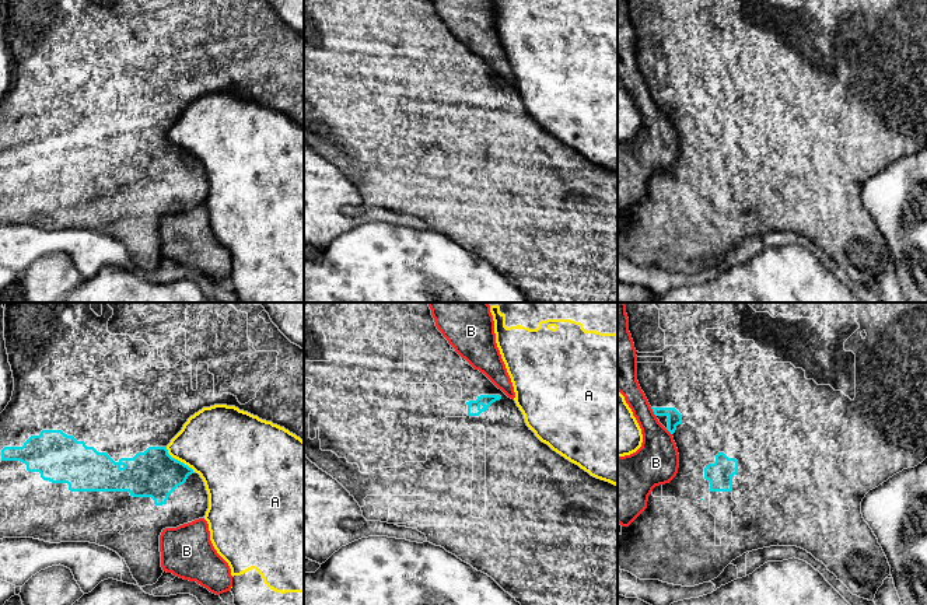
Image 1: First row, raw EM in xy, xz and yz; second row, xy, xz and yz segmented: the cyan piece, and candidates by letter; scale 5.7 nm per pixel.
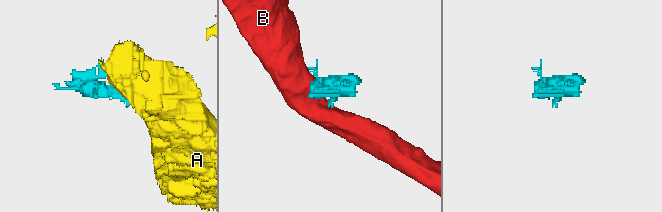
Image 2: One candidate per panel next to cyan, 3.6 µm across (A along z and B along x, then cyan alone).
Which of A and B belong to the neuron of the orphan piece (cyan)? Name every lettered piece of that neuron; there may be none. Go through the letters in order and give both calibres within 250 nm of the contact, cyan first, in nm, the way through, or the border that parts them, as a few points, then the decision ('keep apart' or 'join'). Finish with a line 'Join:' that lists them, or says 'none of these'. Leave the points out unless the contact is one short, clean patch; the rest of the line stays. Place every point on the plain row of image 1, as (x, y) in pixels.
A: calibres 280 and 420 nm; keep apart
B: calibres 80 and 220 nm; keep apart
Join: none of these

